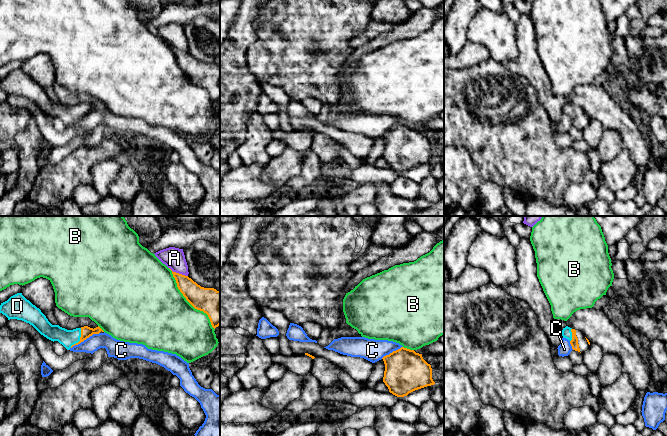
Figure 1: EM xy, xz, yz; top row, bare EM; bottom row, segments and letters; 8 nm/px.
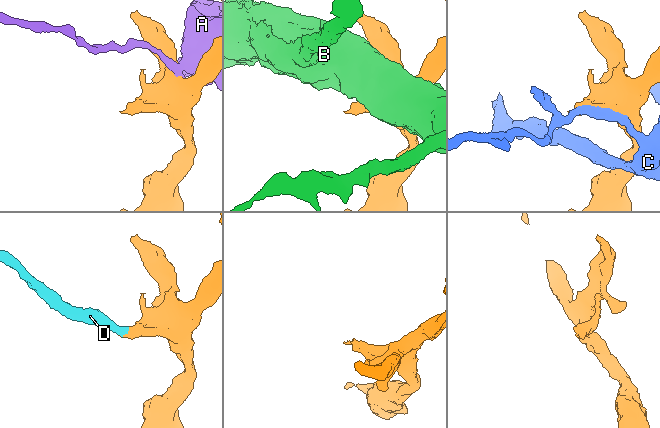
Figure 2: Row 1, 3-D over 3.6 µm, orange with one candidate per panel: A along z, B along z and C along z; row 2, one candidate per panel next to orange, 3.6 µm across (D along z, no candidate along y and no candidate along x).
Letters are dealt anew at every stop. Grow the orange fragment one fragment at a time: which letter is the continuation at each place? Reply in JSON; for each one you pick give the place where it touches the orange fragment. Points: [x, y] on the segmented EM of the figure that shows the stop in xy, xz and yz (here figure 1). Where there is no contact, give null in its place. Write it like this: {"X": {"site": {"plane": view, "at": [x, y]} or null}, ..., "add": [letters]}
{"D": {"site": {"plane": "xy", "at": [80, 339]}}, "add": ["D"]}

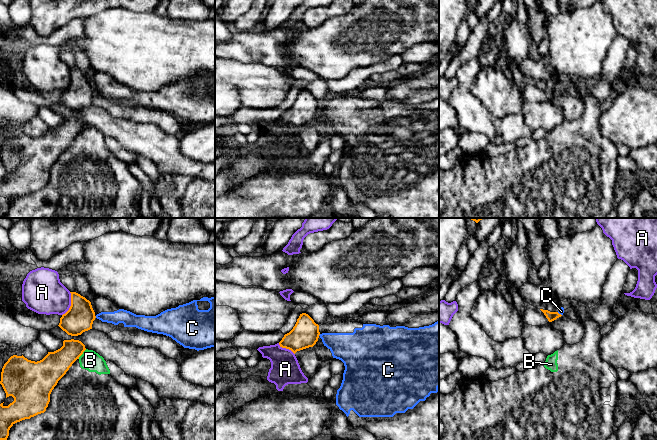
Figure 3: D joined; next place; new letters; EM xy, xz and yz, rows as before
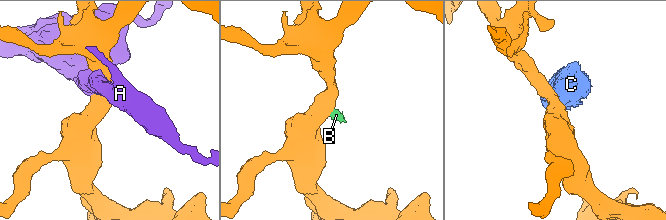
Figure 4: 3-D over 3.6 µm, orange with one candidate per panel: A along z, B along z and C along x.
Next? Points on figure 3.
{"add": []}

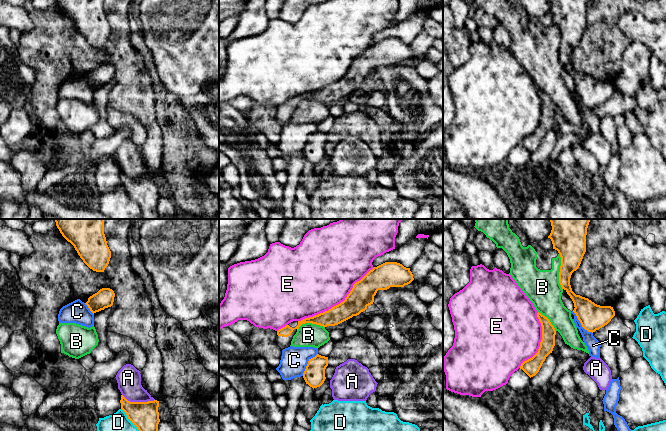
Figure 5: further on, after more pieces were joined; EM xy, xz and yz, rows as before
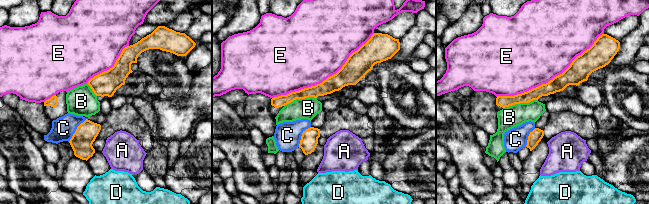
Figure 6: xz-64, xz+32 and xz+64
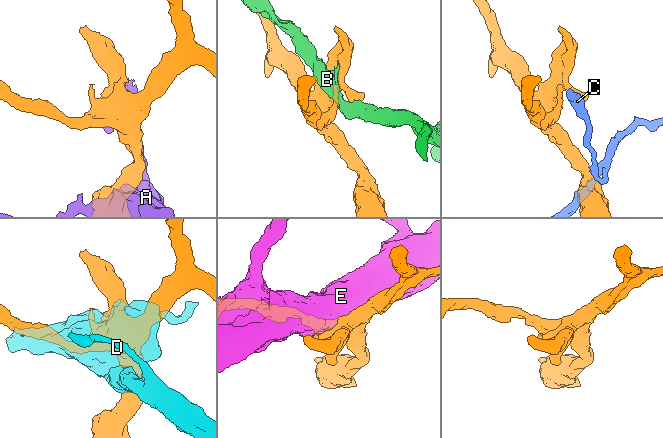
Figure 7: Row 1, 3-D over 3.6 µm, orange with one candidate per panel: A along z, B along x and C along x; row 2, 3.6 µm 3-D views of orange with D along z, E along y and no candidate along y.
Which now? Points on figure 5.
{"add": []}

